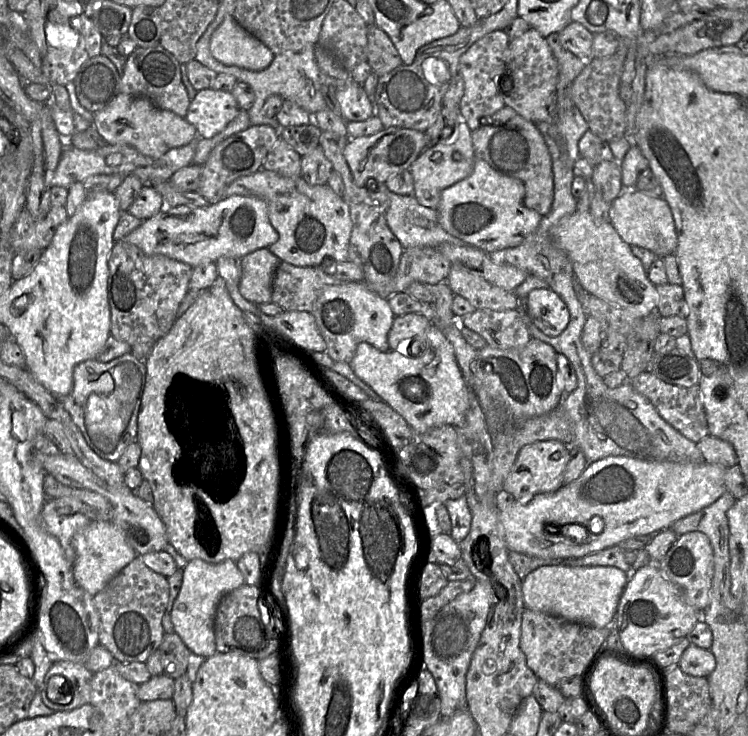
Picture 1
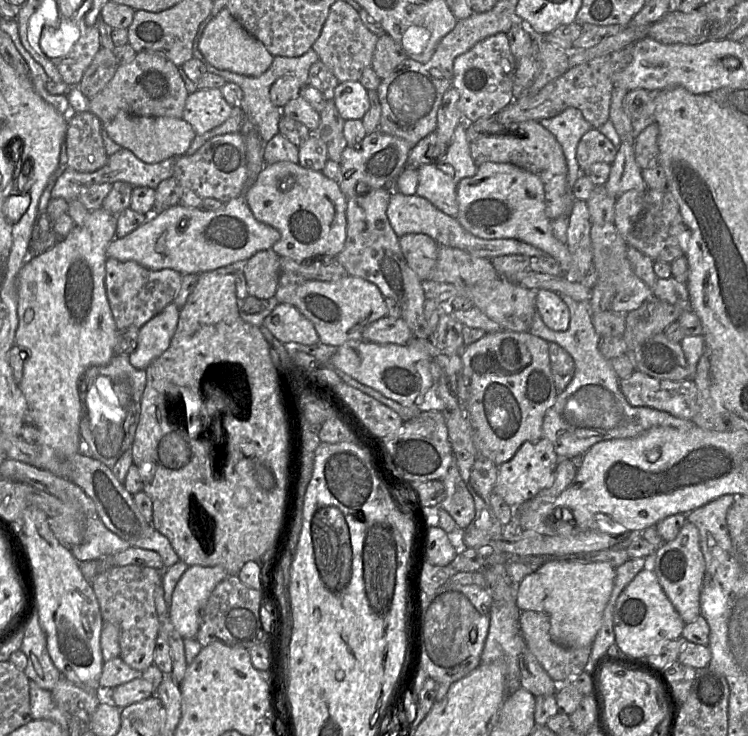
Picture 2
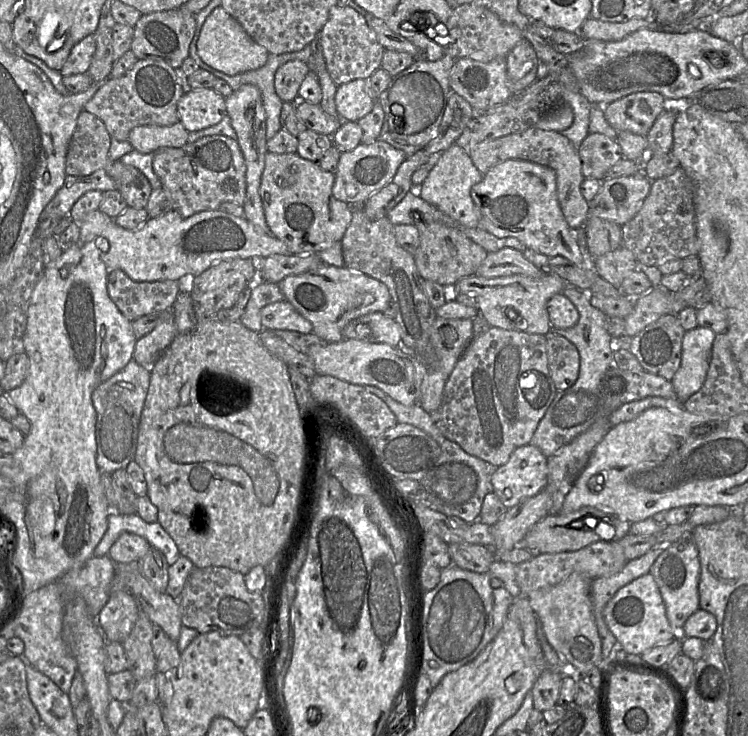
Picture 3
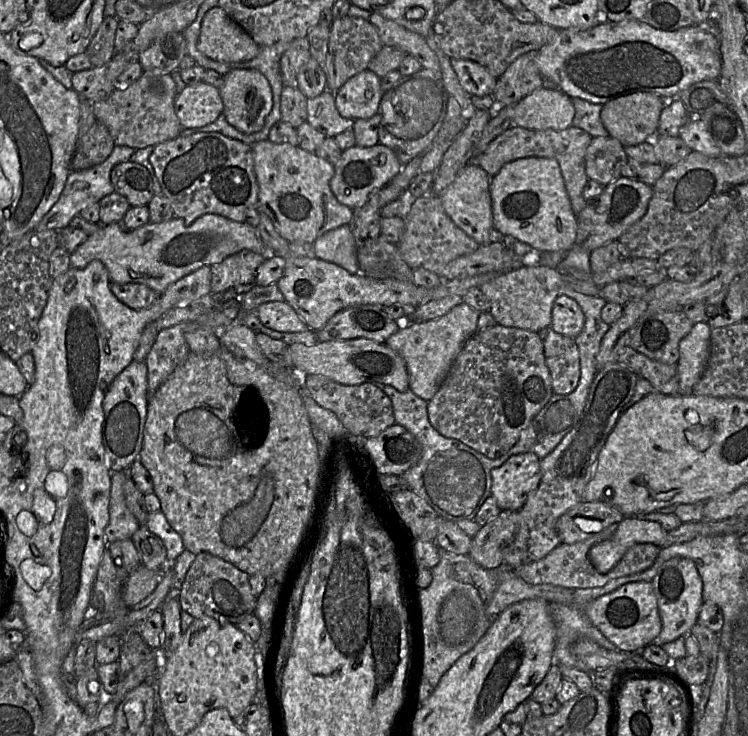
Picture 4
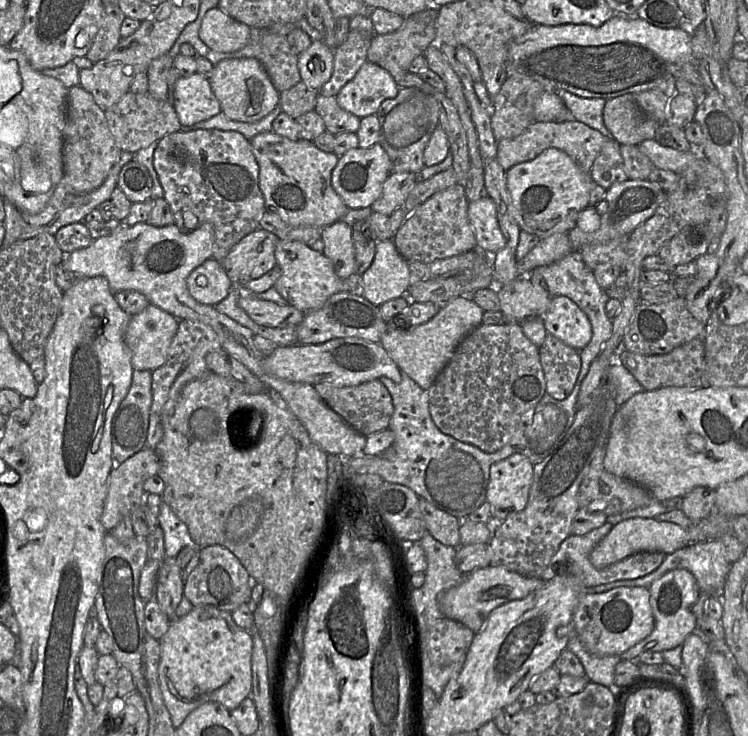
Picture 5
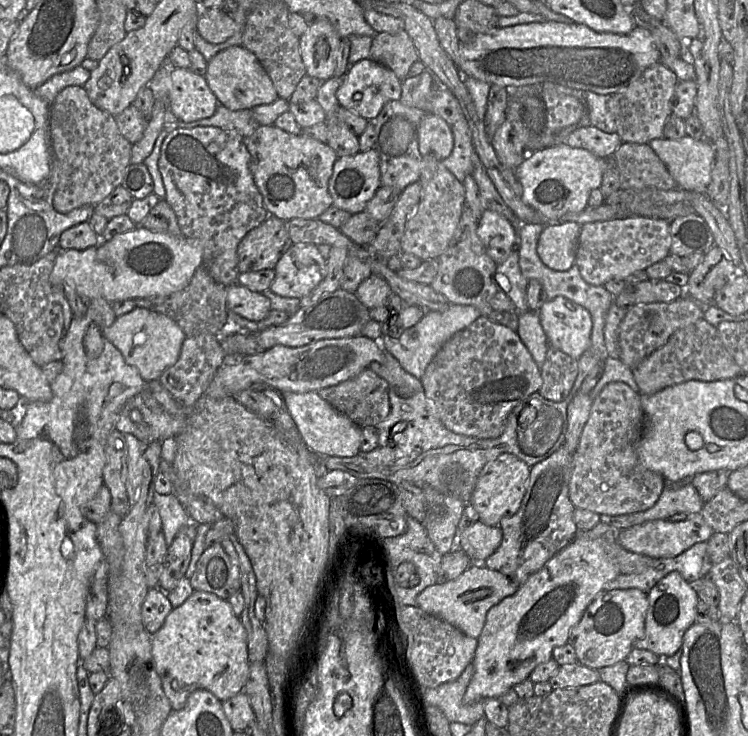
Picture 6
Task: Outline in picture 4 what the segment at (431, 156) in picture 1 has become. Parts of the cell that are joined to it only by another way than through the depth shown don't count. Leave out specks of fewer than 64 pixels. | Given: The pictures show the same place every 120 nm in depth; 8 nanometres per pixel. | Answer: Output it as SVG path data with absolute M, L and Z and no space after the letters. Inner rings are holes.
M469 162L441 194L436 194L440 196L443 207L453 222L480 245L503 241L504 237L493 224L490 178L477 163Z

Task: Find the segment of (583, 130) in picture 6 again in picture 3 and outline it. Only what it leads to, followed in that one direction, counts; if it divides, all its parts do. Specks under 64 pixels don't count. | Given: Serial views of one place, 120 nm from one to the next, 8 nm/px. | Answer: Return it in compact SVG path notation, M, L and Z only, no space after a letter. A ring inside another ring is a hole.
M532 126L522 132L512 133L490 141L482 141L470 149L469 155L482 174L486 174L495 165L509 159L528 160L550 167L556 173L559 204L570 228L583 227L589 218L589 202L581 193L581 184L585 177L582 174L579 151L562 133Z

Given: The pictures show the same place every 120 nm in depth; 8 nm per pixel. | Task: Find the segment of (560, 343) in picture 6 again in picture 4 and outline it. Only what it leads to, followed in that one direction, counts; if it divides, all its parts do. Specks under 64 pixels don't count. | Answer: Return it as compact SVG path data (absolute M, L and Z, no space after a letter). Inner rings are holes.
M559 295L553 303L550 327L559 334L575 339L584 324L585 316L579 304L568 296Z

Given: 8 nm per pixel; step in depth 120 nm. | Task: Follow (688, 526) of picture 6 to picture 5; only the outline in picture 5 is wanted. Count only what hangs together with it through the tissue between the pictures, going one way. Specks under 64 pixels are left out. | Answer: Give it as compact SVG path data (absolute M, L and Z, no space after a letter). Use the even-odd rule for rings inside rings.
M630 518L613 526L591 551L590 561L594 567L603 569L639 552L655 551L668 555L688 544L690 540L687 529L677 524L654 518Z

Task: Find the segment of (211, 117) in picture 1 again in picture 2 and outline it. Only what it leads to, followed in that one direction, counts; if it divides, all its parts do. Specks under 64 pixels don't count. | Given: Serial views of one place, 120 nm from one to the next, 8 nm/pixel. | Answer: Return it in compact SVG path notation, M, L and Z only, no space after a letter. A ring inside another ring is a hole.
M202 89L188 95L182 119L200 135L222 125L231 112L232 106L224 99L220 89Z

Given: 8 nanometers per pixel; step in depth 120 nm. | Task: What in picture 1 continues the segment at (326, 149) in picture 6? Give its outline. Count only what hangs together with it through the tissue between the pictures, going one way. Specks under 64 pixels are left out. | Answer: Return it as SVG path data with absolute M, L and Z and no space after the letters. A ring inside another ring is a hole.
M260 169L249 176L239 177L229 184L225 196L233 195L255 196L266 202L270 224L279 235L278 241L267 248L280 261L304 267L320 267L326 260L349 261L348 247L352 231L349 207L344 198L336 194L328 184L310 185L303 177L285 177L270 170Z

